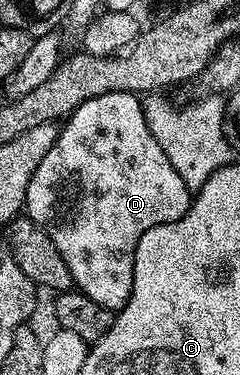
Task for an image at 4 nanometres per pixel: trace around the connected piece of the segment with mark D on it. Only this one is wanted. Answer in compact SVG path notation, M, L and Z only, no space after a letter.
M107 93L86 99L59 126L54 147L46 151L46 159L38 163L38 171L34 171L30 187L26 187L24 209L28 218L50 235L50 243L66 259L73 286L94 303L118 311L130 299L138 239L162 223L182 219L192 199L182 175L174 171L174 163L166 159L166 151L150 135L141 98L134 93Z

